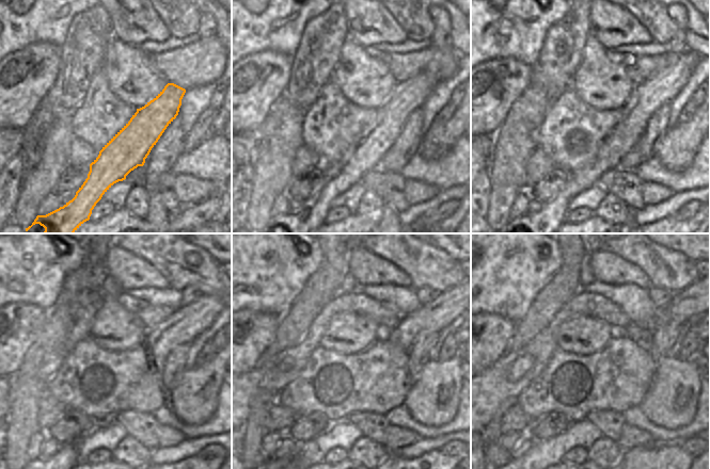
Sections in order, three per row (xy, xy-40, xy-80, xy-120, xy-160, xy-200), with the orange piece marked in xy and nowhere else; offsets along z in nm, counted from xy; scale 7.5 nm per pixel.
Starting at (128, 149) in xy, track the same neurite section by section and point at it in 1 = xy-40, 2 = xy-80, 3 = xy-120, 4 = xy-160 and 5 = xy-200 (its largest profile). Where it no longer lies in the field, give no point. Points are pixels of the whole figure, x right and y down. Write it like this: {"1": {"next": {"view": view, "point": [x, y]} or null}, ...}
{"1": {"next": {"view": "xy-40", "point": [365, 156]}}, "2": {"next": {"view": "xy-80", "point": [647, 97]}}, "3": {"next": {"view": "xy-120", "point": [188, 322]}}, "4": {"next": {"view": "xy-160", "point": [436, 316]}}, "5": {"next": {"view": "xy-200", "point": [688, 305]}}}

